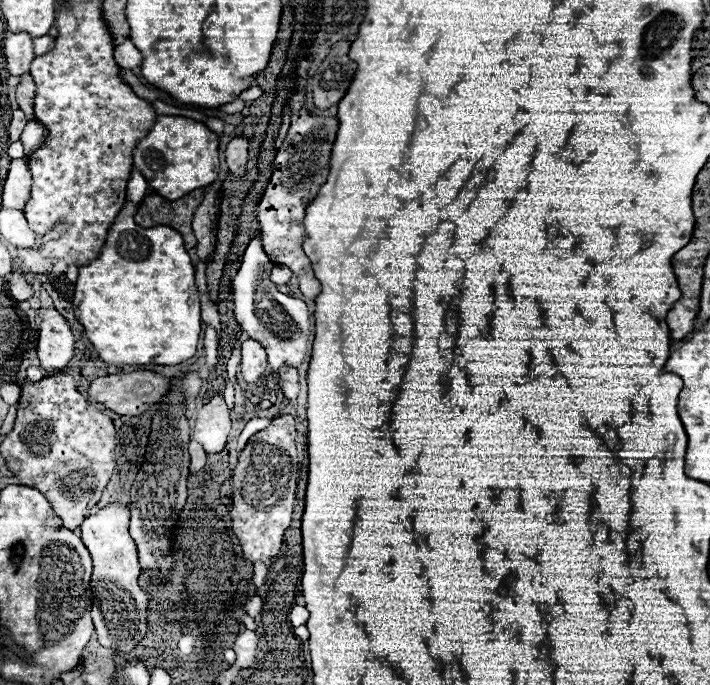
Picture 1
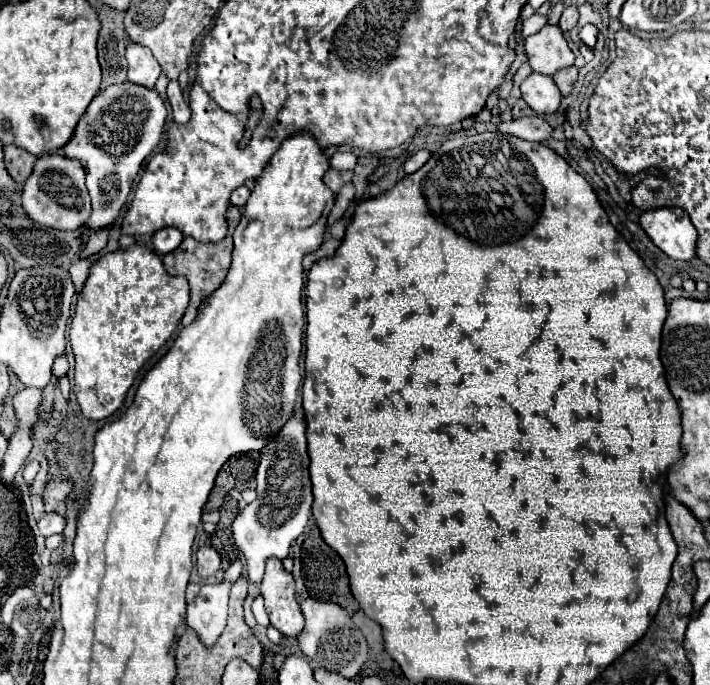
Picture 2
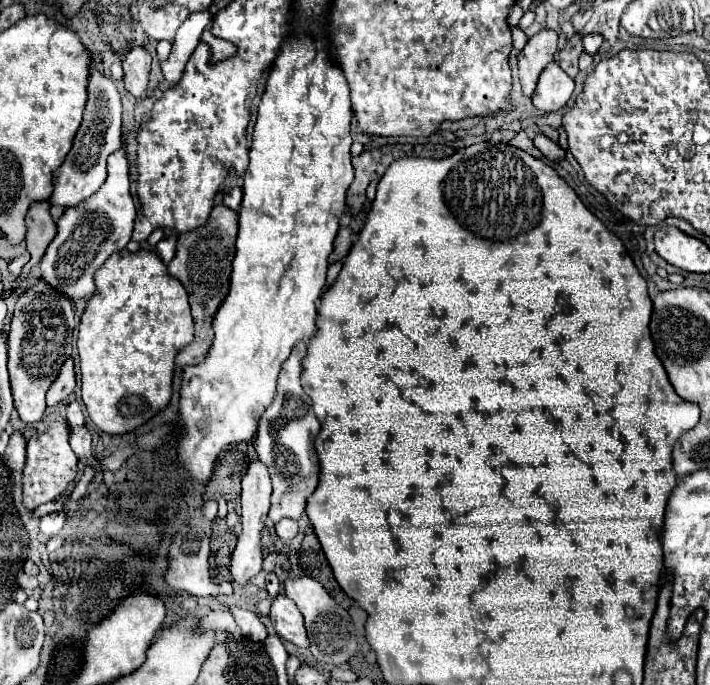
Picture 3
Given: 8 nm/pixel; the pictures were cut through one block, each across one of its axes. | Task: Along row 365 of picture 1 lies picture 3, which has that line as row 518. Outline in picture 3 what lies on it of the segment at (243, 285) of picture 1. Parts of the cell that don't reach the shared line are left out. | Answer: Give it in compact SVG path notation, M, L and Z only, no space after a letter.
M298 342L290 358L282 364L276 398L260 418L256 436L252 440L258 460L268 468L272 478L272 506L268 516L274 524L278 524L282 518L300 520L306 510L308 496L318 484L318 456L314 450L314 438L320 430L320 422L314 416L310 396L300 386L304 356L306 344Z

